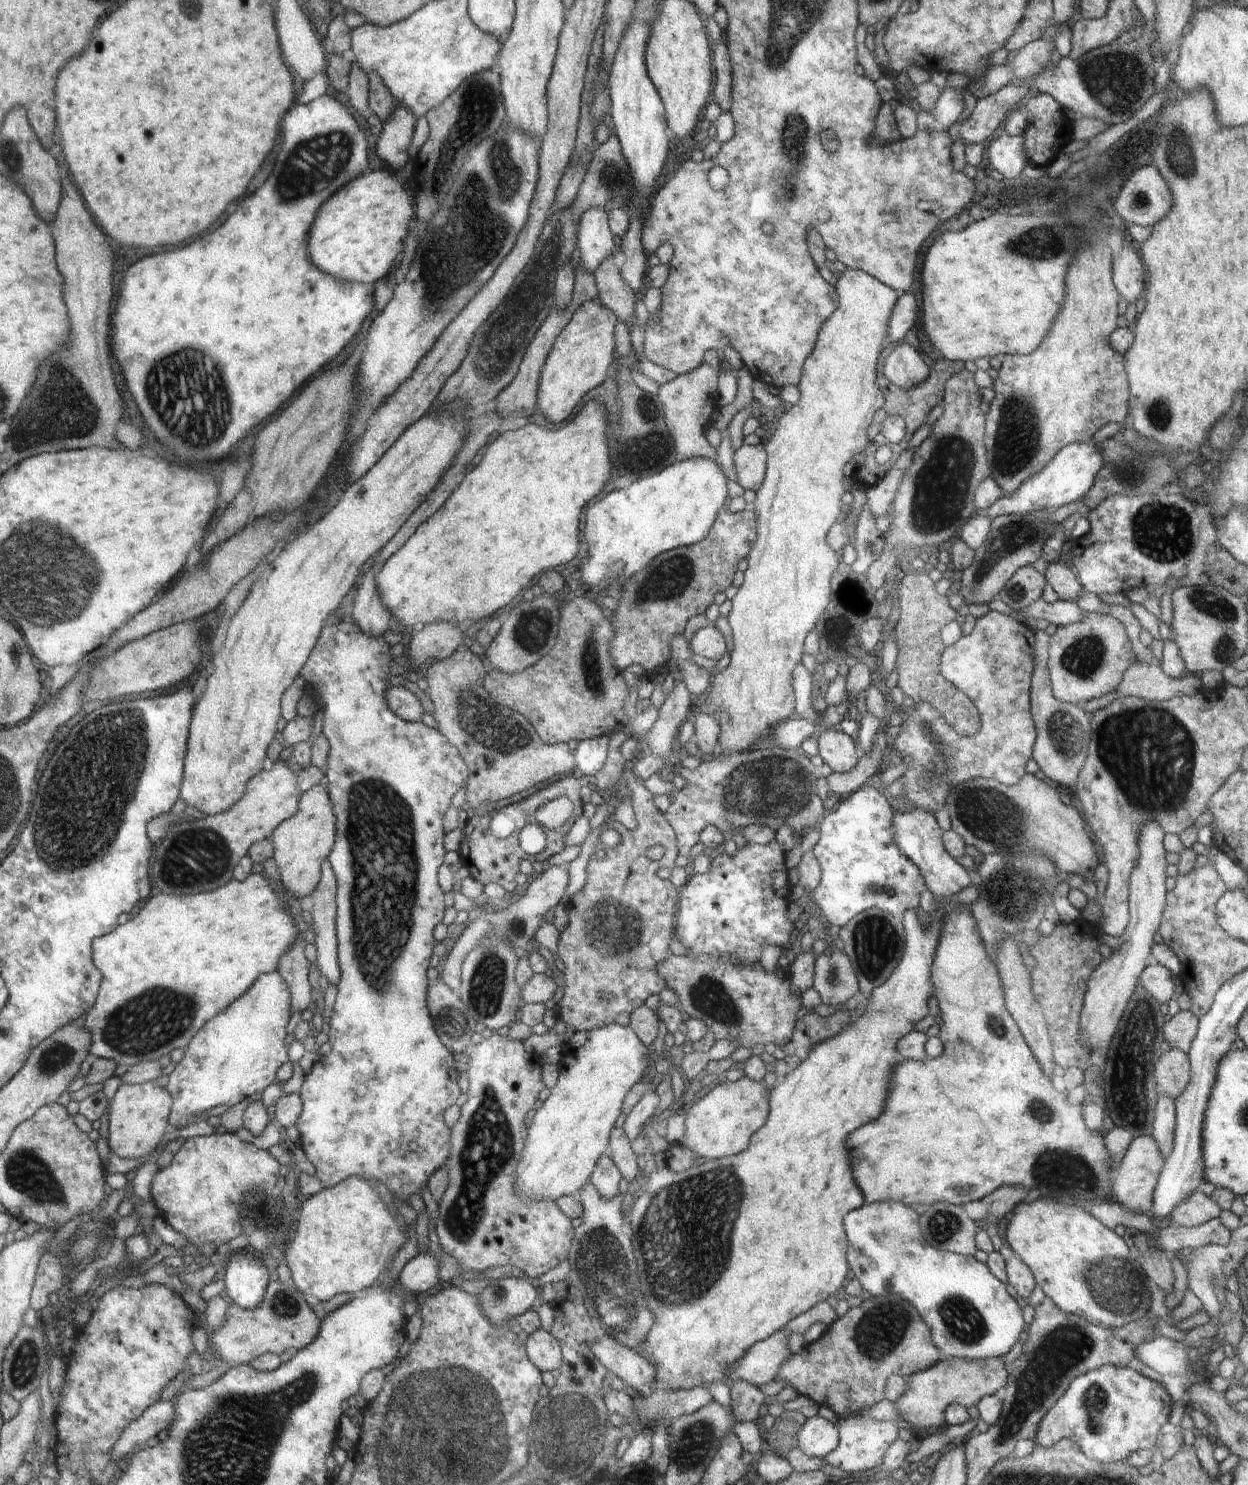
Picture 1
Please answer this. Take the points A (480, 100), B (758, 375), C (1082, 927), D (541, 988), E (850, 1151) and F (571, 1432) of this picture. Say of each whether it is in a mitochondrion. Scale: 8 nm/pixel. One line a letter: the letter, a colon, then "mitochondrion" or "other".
A: mitochondrion
B: other
C: other
D: other
E: other
F: mitochondrion

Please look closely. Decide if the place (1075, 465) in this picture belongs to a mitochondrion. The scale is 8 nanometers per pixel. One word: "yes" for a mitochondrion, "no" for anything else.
no

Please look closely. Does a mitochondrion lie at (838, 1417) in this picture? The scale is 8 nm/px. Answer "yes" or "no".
no

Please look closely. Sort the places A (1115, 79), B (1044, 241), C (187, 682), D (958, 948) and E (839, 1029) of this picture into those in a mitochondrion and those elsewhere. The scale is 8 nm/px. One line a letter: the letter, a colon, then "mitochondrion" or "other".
A: mitochondrion
B: mitochondrion
C: other
D: other
E: other

